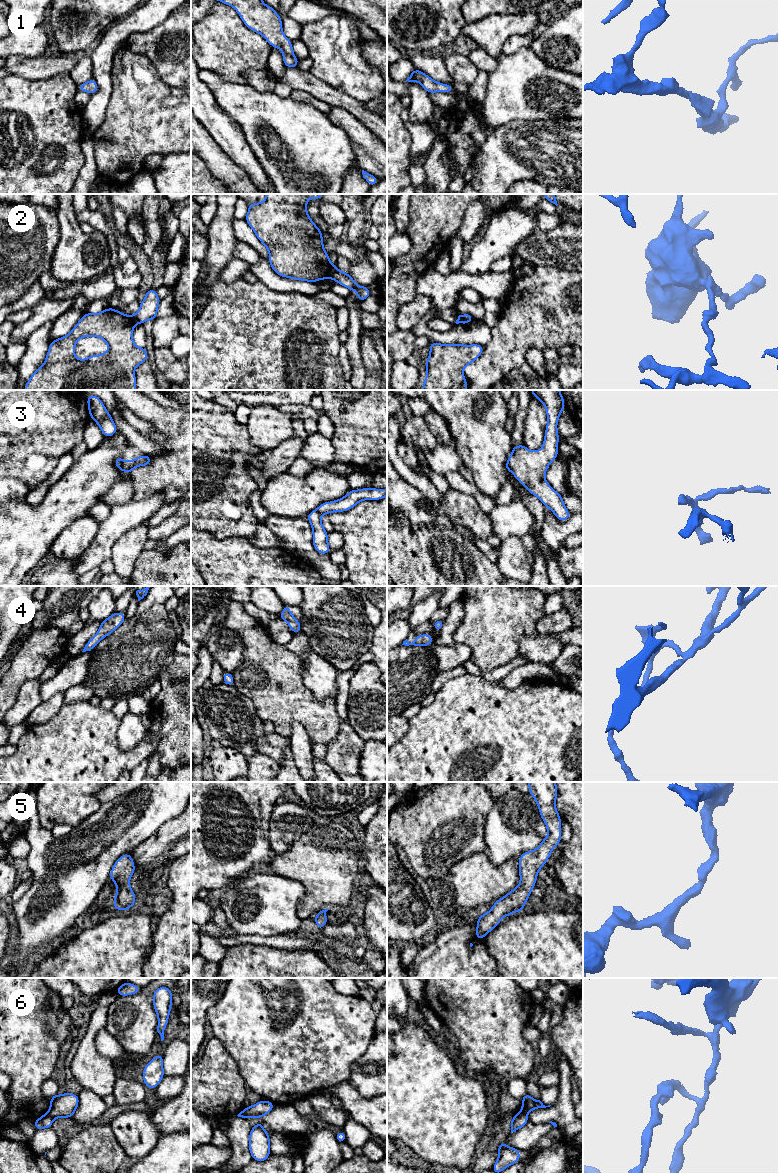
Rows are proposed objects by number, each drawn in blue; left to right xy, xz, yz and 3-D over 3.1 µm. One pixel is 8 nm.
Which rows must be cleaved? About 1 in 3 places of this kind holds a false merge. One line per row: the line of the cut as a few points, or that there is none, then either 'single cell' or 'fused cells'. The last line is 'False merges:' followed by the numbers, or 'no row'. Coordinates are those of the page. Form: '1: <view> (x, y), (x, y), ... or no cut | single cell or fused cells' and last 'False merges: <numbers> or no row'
1: no cut | single cell
2: xz (332, 267), (329, 277) | fused cells
3: xy (123, 460), (120, 469) | fused cells
4: no cut | single cell
5: no cut | single cell
6: yz (526, 1113), (518, 1115) | fused cells
False merges: 2, 3, 6

